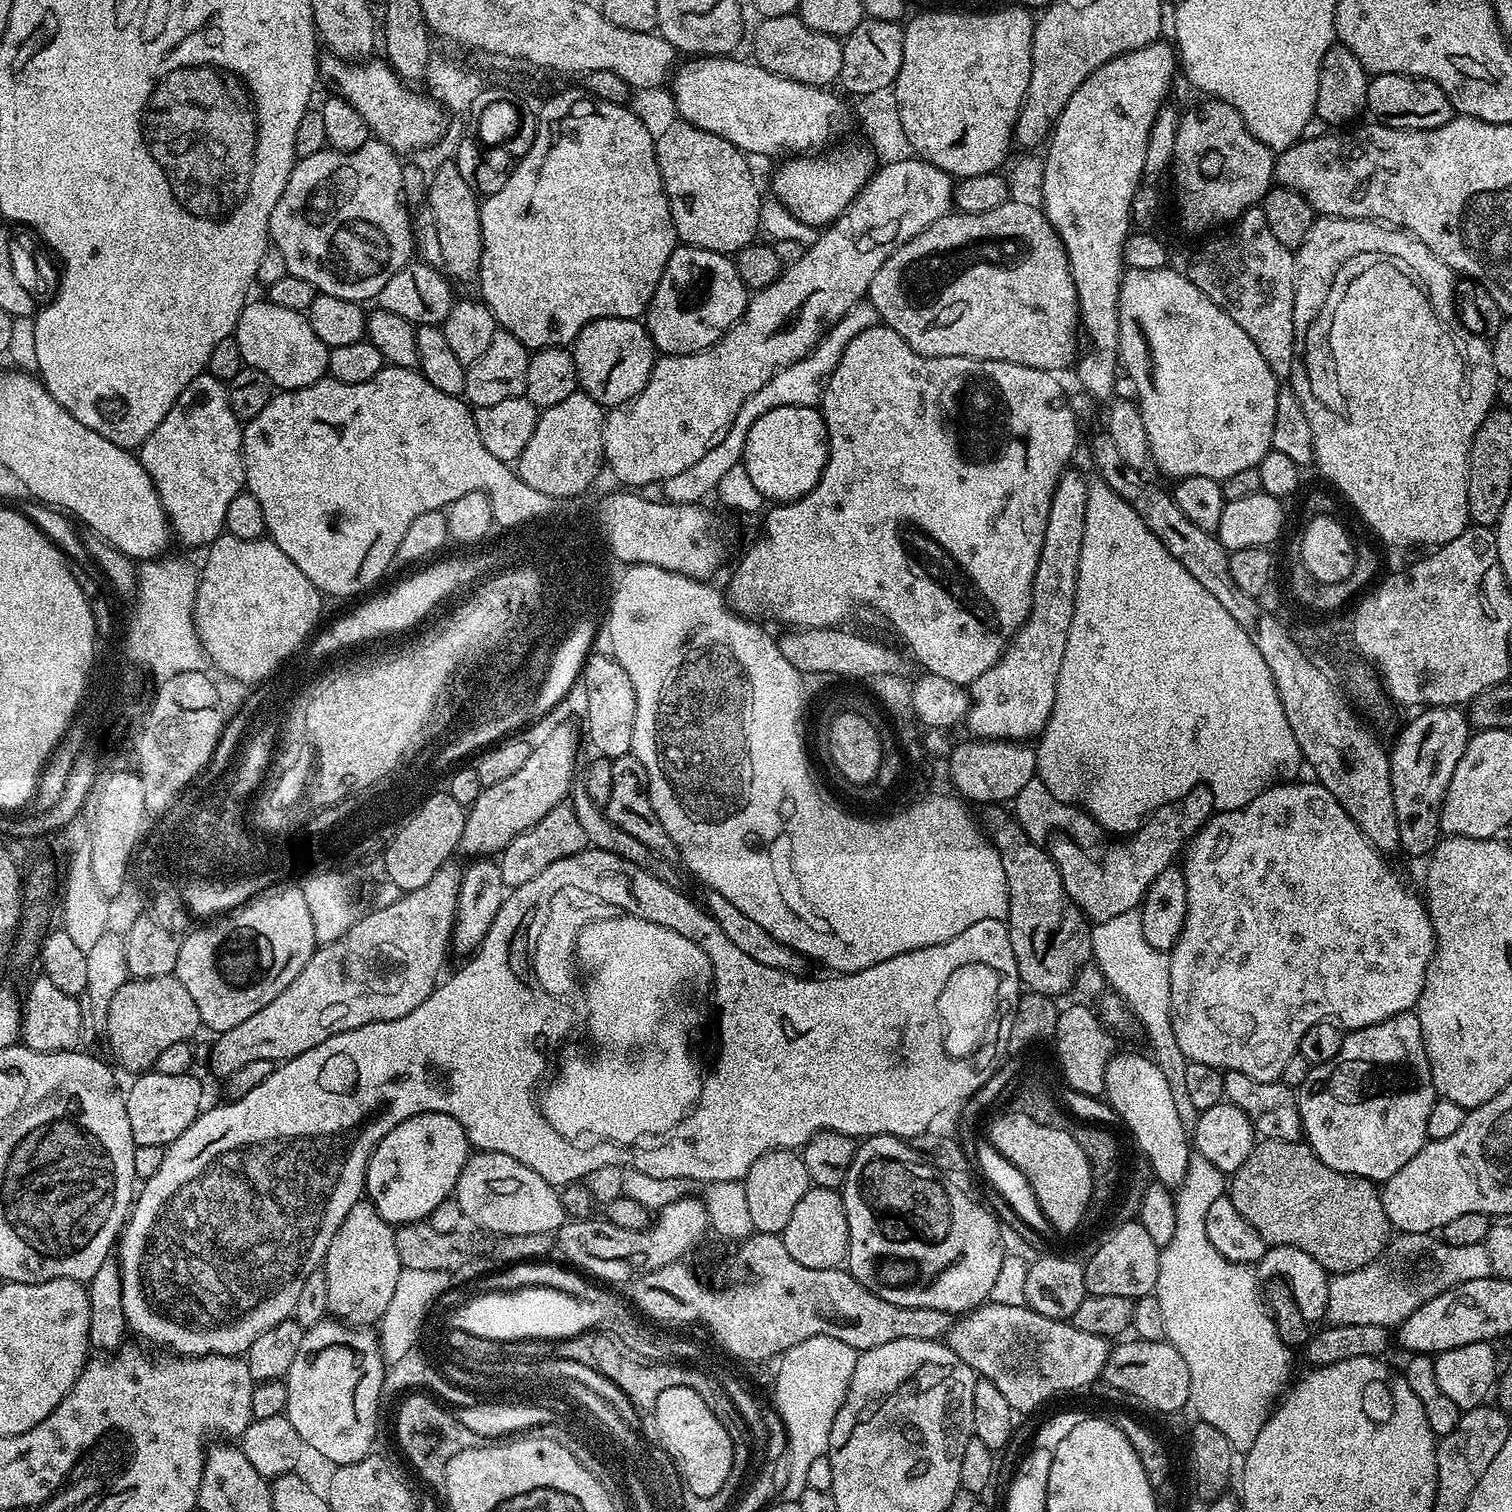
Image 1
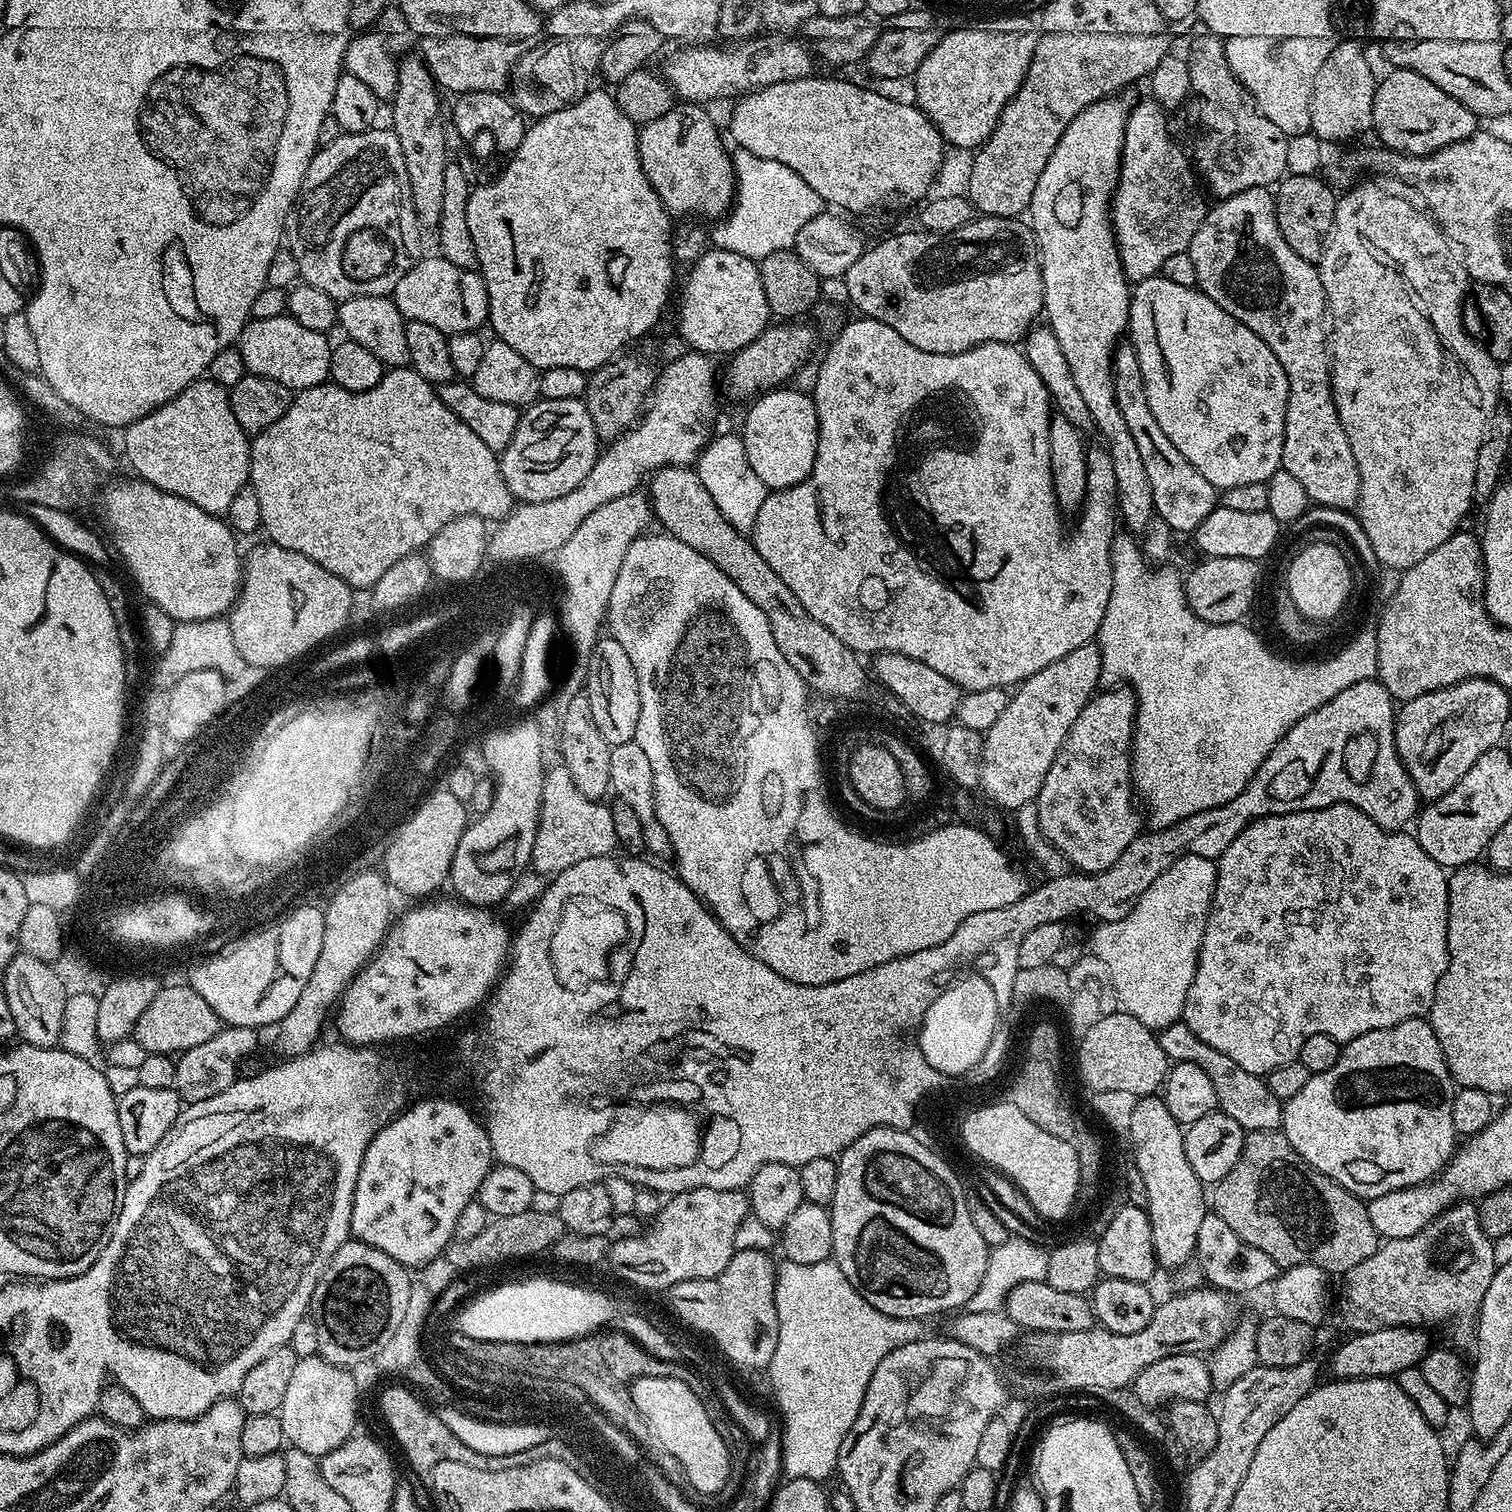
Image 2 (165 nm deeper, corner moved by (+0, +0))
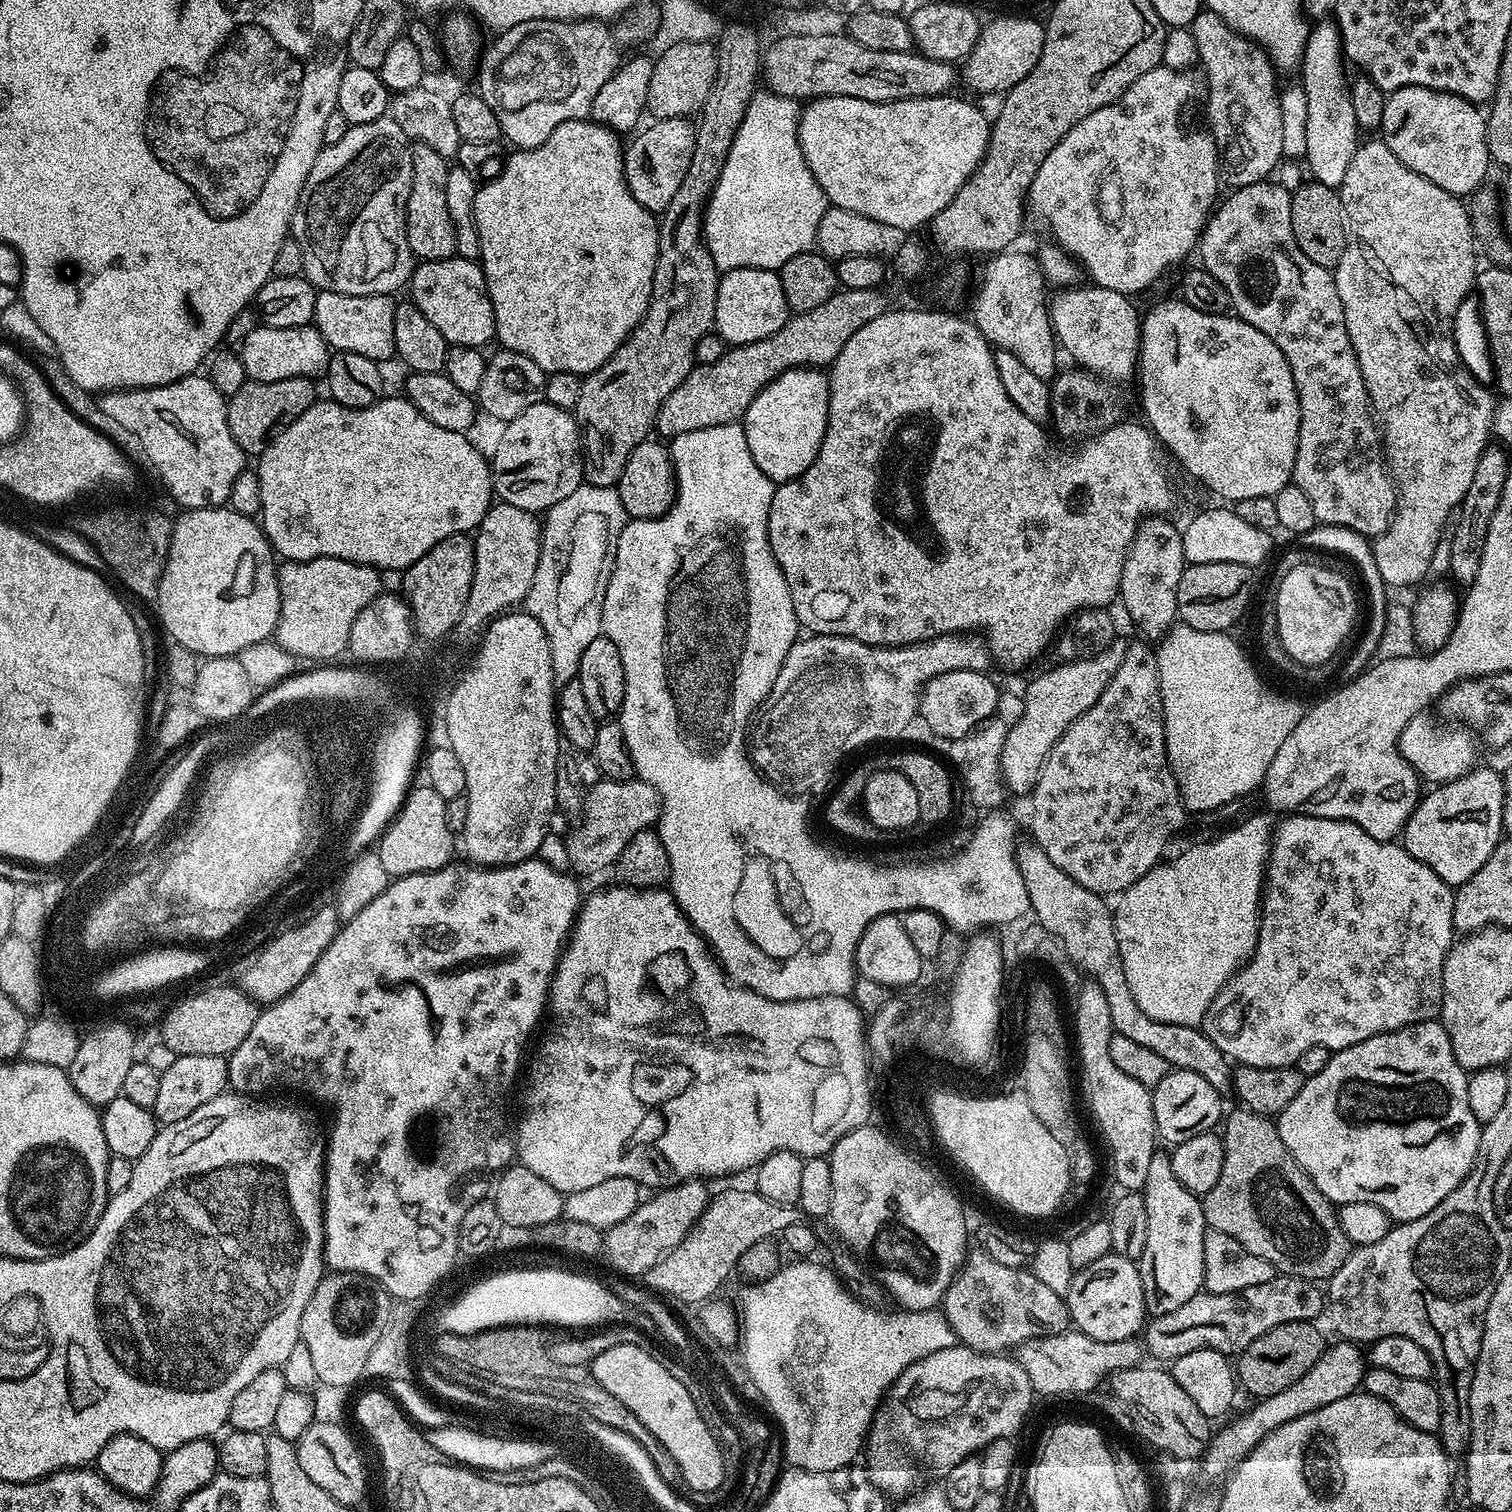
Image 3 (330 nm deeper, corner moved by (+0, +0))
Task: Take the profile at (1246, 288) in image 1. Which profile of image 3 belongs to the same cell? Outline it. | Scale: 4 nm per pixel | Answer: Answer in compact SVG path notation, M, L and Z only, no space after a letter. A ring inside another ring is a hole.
M1279 182L1247 184L1229 193L1209 215L1200 234L1199 263L1214 274L1218 282L1222 282L1231 311L1245 324L1262 330L1262 334L1266 334L1266 338L1270 338L1270 342L1286 354L1286 362L1290 362L1290 374L1294 374L1300 399L1298 454L1292 483L1306 493L1306 498L1310 498L1317 525L1346 527L1367 538L1382 536L1396 512L1396 486L1388 470L1382 432L1370 407L1362 370L1344 325L1336 277L1329 269L1318 266L1318 262L1310 262L1310 258L1298 250L1290 222L1292 193Z

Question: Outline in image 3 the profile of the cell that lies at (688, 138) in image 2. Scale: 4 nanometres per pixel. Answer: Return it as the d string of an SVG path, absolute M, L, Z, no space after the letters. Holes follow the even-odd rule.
M683 116L652 120L649 125L645 132L637 131L631 137L632 145L624 148L624 173L630 194L634 194L634 198L646 206L646 210L663 214L666 206L670 206L670 198L674 198L678 186L682 186L686 170L690 170L696 130L693 121Z

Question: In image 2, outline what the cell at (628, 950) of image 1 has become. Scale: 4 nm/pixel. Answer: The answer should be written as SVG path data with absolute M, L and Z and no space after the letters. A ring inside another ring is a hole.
M674 1104L648 1106L637 1120L616 1124L592 1145L592 1155L600 1164L642 1166L655 1172L686 1168L699 1159L702 1152L702 1126L687 1107Z

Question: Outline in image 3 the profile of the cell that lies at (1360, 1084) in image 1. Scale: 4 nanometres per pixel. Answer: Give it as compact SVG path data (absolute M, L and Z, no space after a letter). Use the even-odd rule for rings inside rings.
M1439 1019L1421 1020L1418 1024L1408 1024L1405 1028L1383 1032L1374 1038L1366 1038L1366 1042L1358 1042L1349 1048L1333 1051L1328 1057L1326 1066L1318 1070L1318 1074L1305 1079L1302 1090L1298 1090L1298 1098L1294 1098L1294 1102L1290 1102L1290 1106L1286 1106L1286 1110L1280 1112L1275 1125L1280 1132L1282 1142L1286 1142L1286 1150L1290 1150L1298 1166L1302 1166L1306 1174L1310 1174L1318 1190L1322 1190L1322 1194L1327 1200L1332 1201L1333 1205L1370 1202L1381 1208L1392 1222L1422 1218L1422 1214L1430 1214L1430 1210L1434 1210L1434 1206L1438 1206L1438 1202L1442 1202L1446 1194L1450 1194L1464 1181L1466 1174L1470 1174L1474 1158L1478 1154L1482 1125L1470 1110L1470 1098L1466 1098L1468 1077L1469 1073L1465 1072L1458 1058L1454 1058L1452 1043L1444 1025Z

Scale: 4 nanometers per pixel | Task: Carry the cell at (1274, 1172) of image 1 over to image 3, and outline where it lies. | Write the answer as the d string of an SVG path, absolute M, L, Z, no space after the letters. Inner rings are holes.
M1239 1111L1232 1112L1229 1116L1227 1113L1222 1124L1222 1175L1218 1177L1214 1190L1202 1197L1205 1225L1214 1230L1222 1230L1222 1234L1227 1234L1234 1238L1234 1242L1246 1246L1250 1254L1266 1258L1266 1262L1275 1266L1277 1273L1300 1276L1313 1282L1327 1281L1329 1276L1333 1276L1340 1269L1342 1262L1346 1262L1350 1251L1337 1209L1332 1201L1325 1198L1322 1190L1318 1190L1310 1174L1306 1174L1302 1166L1298 1166L1290 1150L1286 1150L1286 1142L1282 1142L1275 1123L1267 1116L1258 1115L1257 1112Z

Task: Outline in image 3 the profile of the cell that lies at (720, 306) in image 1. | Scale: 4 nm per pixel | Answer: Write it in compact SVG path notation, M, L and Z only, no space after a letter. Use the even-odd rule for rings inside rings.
M735 268L721 275L714 310L714 331L723 338L725 345L749 344L770 338L770 334L778 334L778 330L782 330L789 315L779 271L771 268Z

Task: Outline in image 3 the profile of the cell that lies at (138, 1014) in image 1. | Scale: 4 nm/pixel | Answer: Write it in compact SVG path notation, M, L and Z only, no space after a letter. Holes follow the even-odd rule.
M224 984L221 988L208 988L178 1001L174 1006L172 1004L162 1017L164 1025L160 1028L160 1036L173 1057L214 1054L227 1058L235 1048L242 1046L246 1034L254 1030L254 1022L258 1022L261 1011L261 1005L243 988Z

